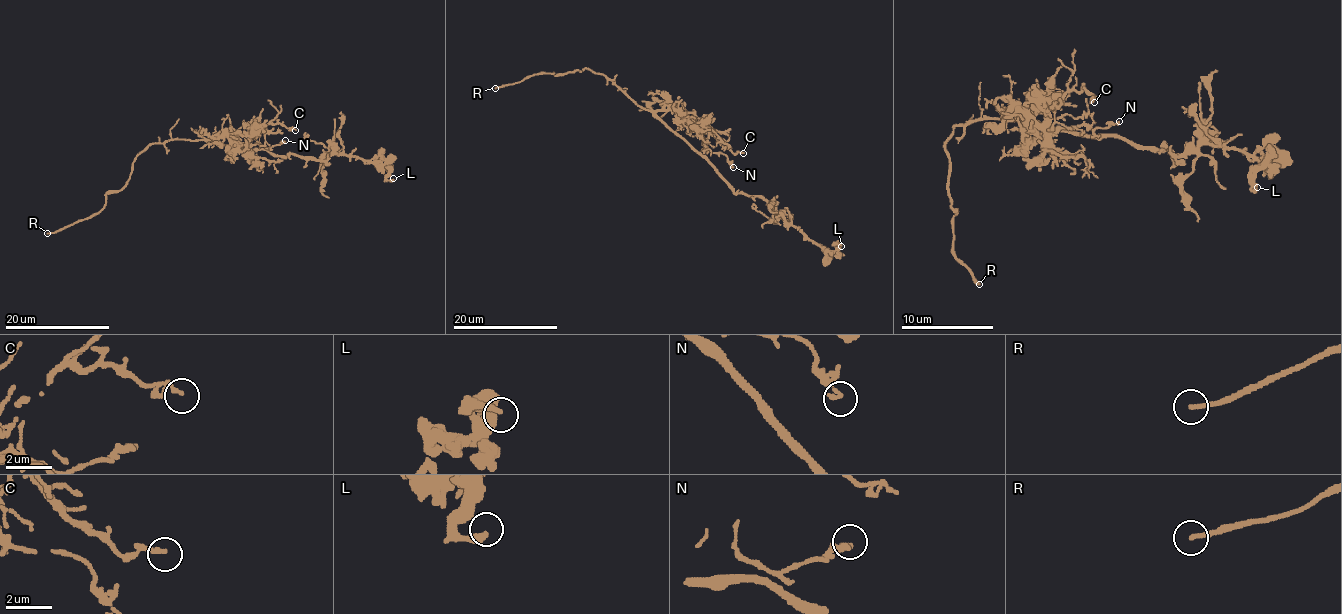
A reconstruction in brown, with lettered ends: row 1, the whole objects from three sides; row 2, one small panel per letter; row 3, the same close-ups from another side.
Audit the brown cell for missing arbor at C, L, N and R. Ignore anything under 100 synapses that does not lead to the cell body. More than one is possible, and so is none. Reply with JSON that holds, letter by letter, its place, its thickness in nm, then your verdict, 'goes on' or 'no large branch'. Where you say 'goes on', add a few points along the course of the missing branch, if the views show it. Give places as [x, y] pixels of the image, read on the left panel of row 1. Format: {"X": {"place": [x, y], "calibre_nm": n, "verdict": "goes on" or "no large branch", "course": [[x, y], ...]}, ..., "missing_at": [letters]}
{"C": {"place": [295, 130], "calibre_nm": 170, "verdict": "no large branch"}, "L": {"place": [393, 178], "calibre_nm": 260, "verdict": "no large branch"}, "N": {"place": [285, 140], "calibre_nm": 220, "verdict": "no large branch"}, "R": {"place": [47, 233], "calibre_nm": 190, "verdict": "goes on"}, "missing_at": ["R"]}

